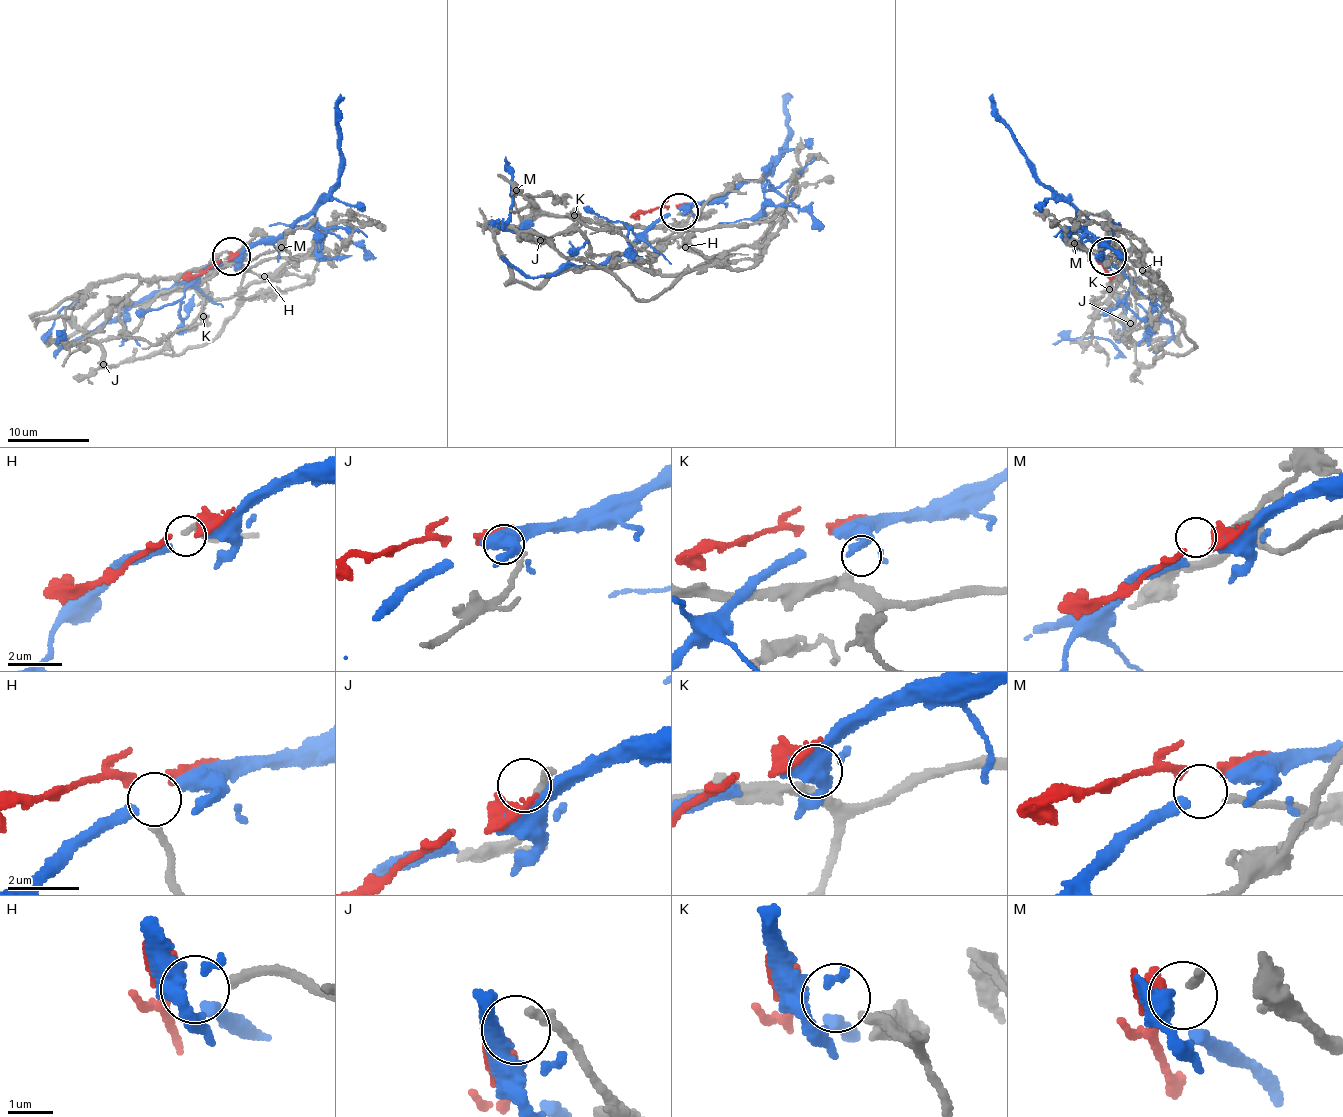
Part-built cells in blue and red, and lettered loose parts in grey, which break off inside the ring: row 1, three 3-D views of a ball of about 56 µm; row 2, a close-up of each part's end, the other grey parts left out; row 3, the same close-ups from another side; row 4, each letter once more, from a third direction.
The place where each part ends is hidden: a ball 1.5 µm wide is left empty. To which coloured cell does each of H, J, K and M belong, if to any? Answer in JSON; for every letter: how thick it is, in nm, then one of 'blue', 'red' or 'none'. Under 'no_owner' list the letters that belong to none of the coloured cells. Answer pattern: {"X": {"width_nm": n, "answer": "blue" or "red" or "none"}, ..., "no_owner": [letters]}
{"H": {"width_nm": 200, "answer": "blue"}, "J": {"width_nm": 240, "answer": "red"}, "K": {"width_nm": 280, "answer": "none"}, "M": {"width_nm": 200, "answer": "none"}, "no_owner": ["K", "M"]}

